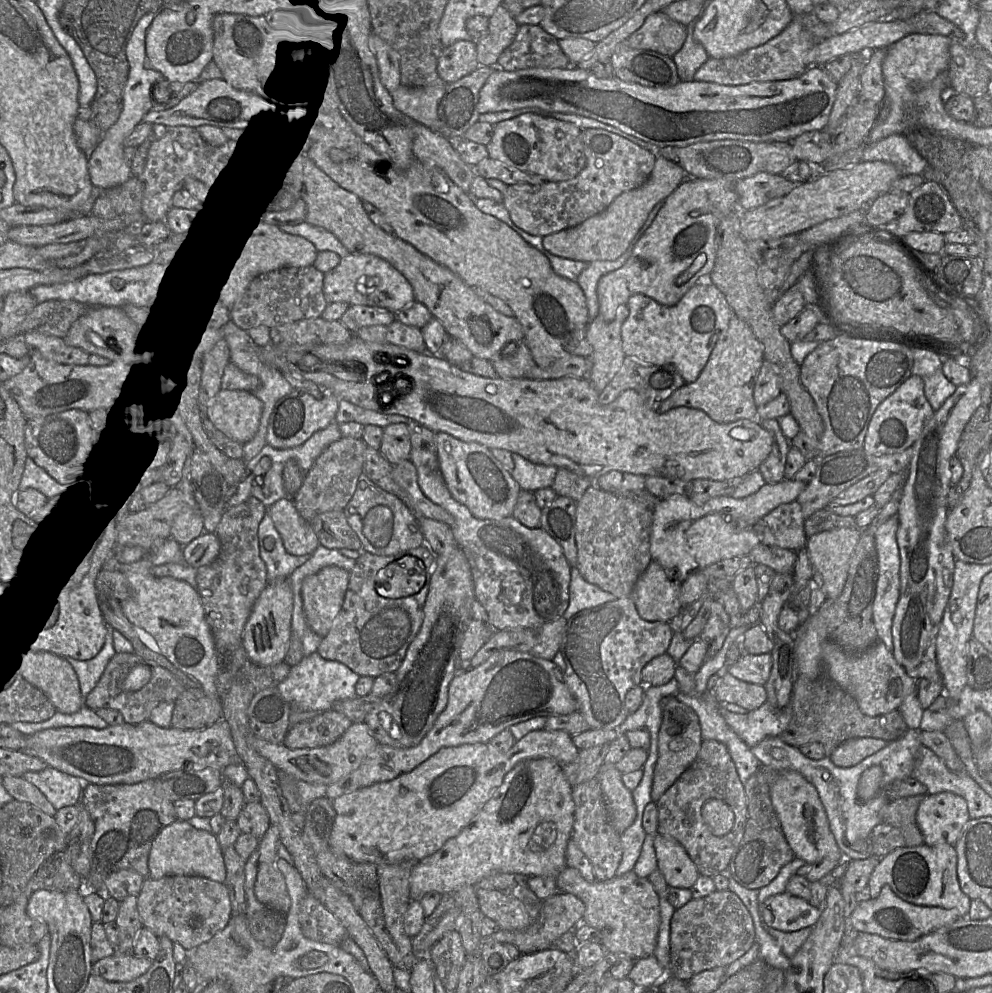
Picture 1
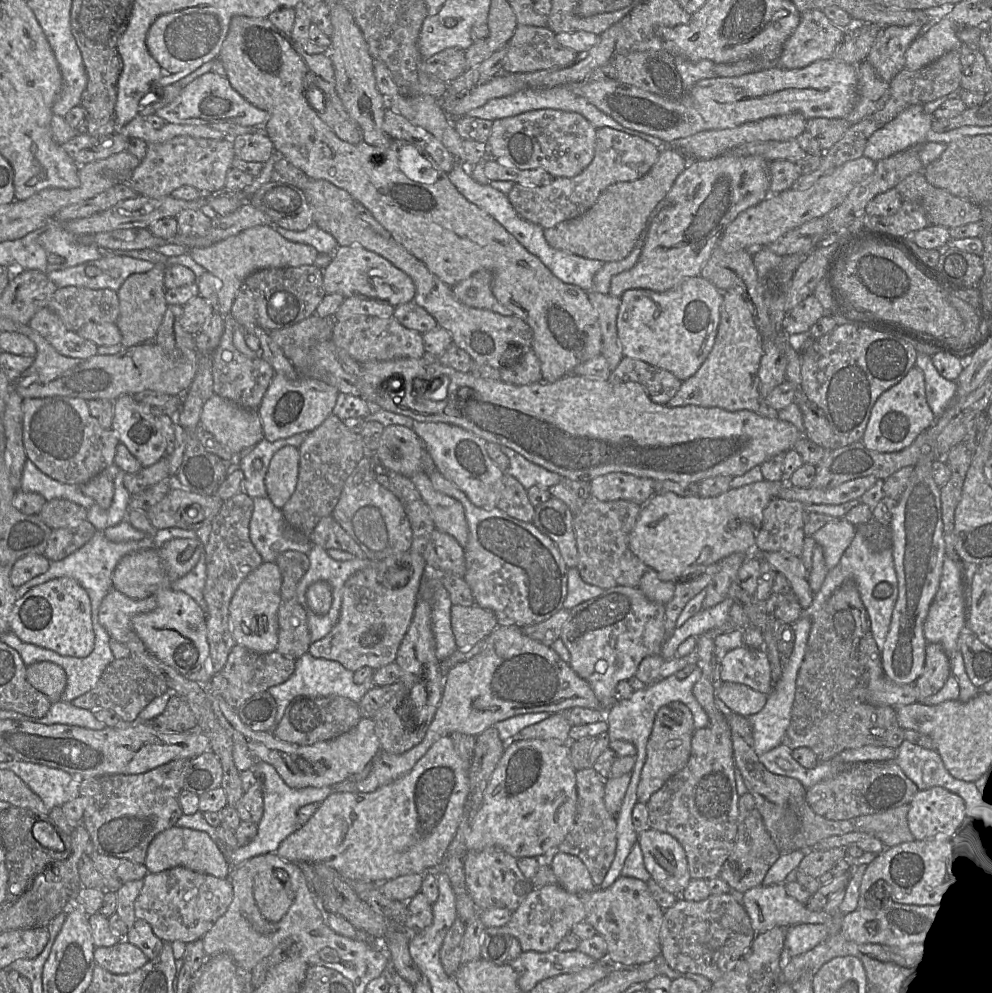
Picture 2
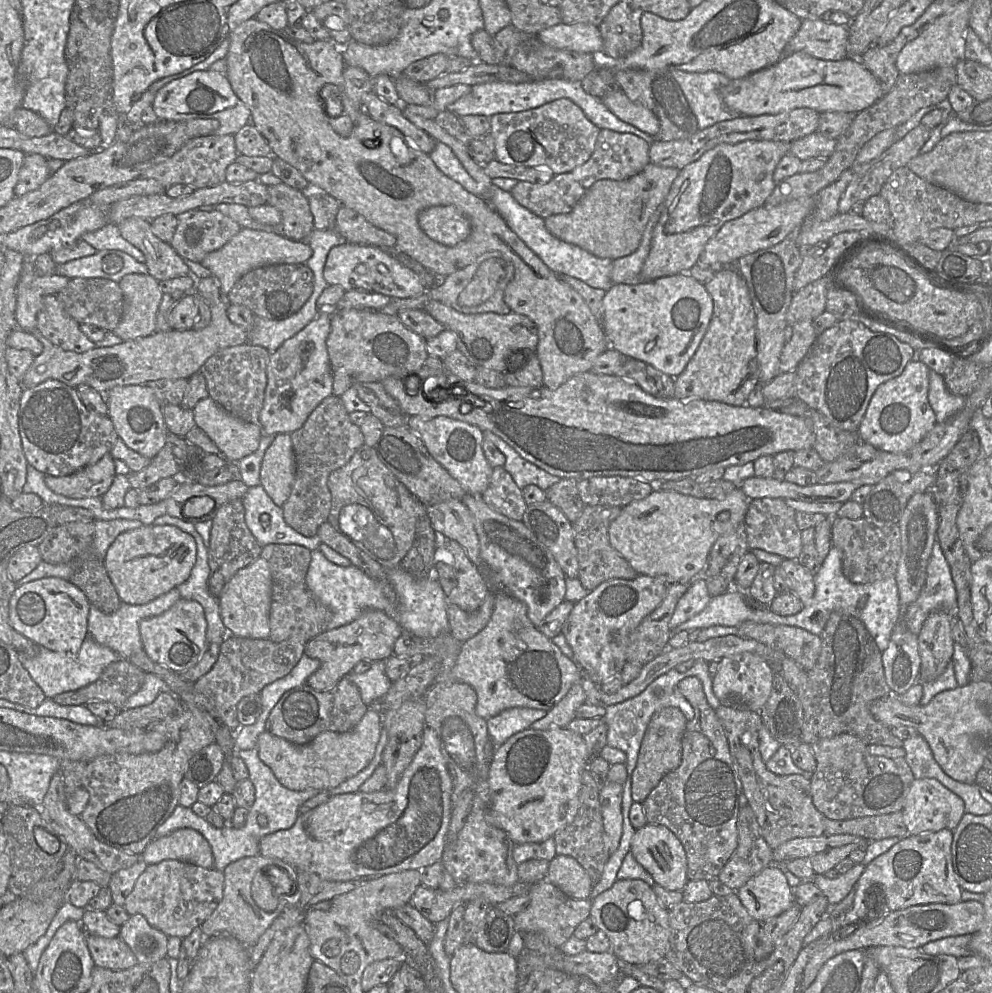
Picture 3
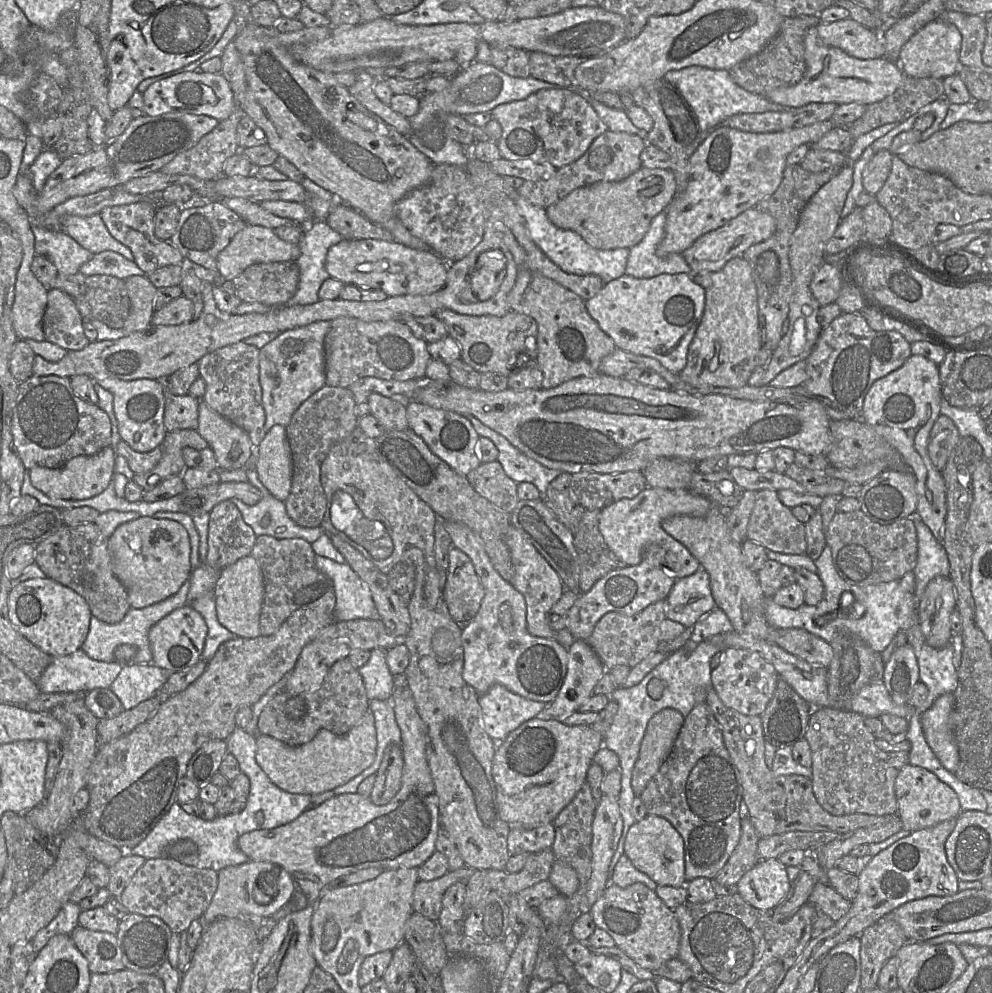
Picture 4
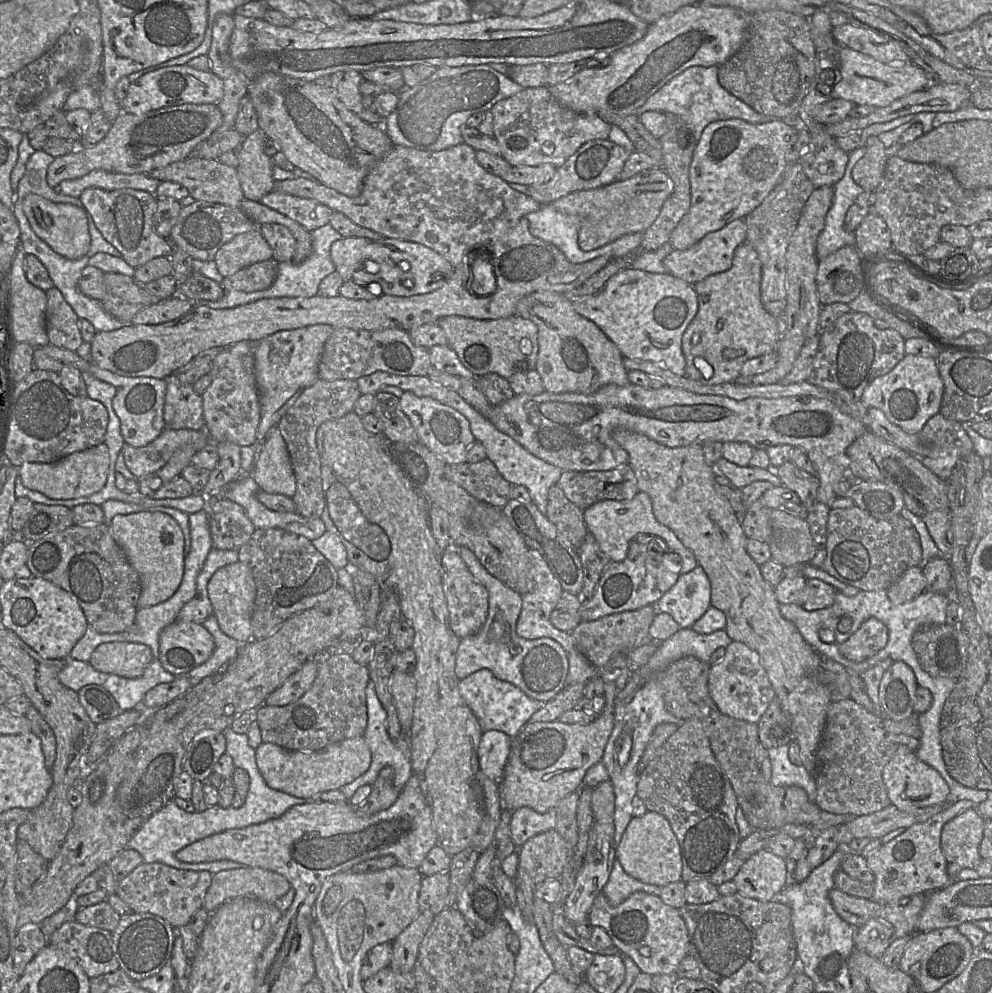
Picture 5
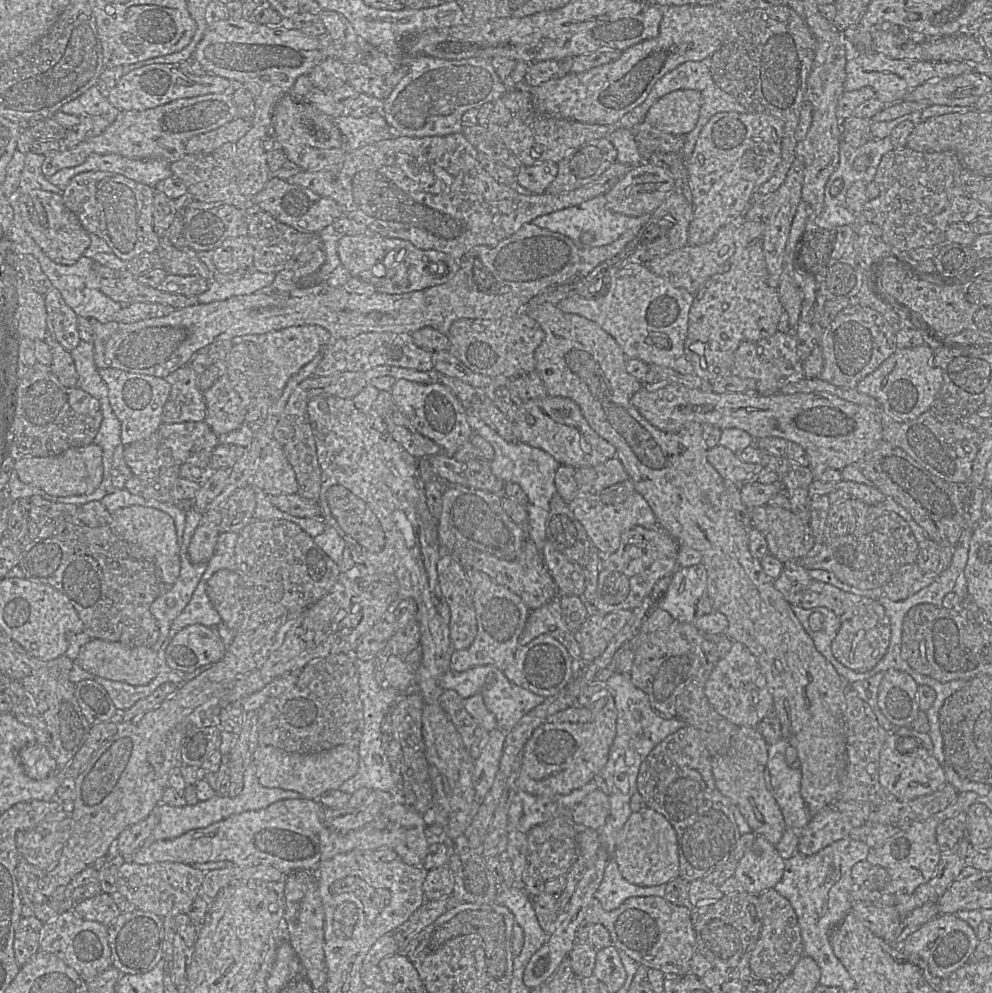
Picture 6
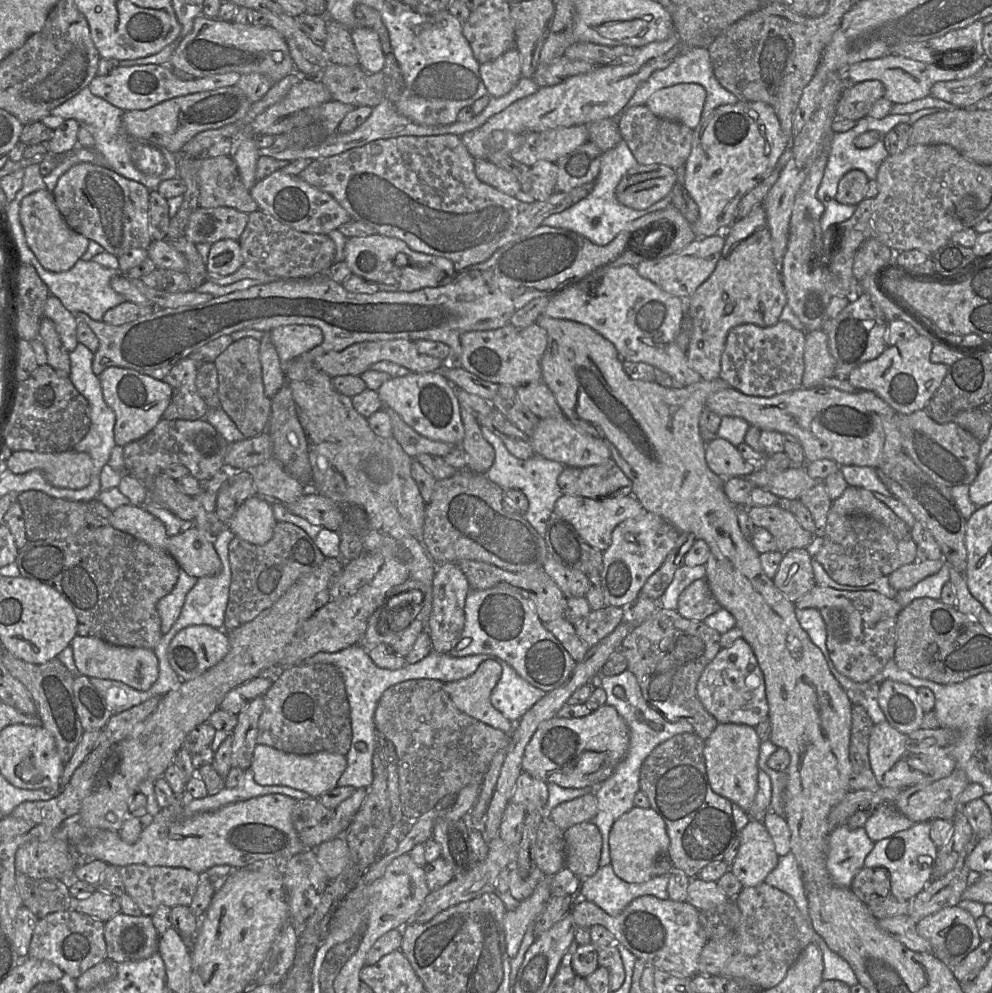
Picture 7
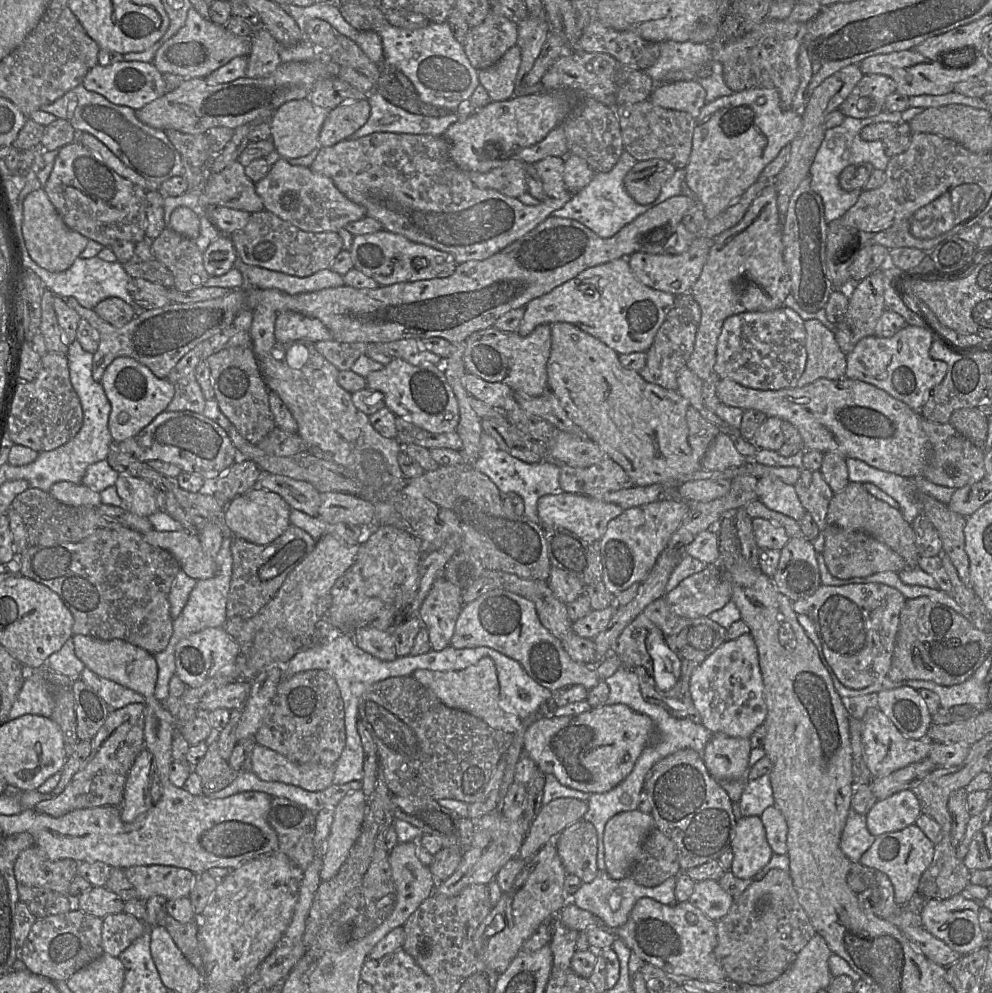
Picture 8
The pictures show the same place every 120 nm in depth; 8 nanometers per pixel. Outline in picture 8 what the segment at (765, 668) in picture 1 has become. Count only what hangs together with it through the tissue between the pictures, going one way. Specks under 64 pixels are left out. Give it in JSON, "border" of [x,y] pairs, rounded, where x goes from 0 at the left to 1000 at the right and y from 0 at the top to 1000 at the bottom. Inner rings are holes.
{"border":[[[756,637],[749,638],[741,645],[732,645],[714,661],[698,677],[695,694],[700,711],[707,721],[707,729],[719,739],[729,738],[738,742],[755,743],[766,729],[771,728],[773,711],[769,682],[763,651]]]}

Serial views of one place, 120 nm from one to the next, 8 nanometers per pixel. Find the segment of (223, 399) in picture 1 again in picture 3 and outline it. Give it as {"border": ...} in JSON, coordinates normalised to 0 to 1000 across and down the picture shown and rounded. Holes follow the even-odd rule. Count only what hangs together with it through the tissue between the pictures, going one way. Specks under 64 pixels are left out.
{"border":[[[212,399],[203,402],[195,415],[199,430],[211,439],[230,465],[240,465],[260,452],[266,438],[263,429],[233,418]]]}

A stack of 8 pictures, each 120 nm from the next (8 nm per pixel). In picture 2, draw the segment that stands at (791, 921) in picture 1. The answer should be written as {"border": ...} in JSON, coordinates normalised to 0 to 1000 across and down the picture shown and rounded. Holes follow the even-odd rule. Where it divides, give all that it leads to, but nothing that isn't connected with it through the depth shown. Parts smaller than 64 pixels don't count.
{"border":[[[791,890],[765,891],[749,899],[749,912],[760,937],[770,939],[781,933],[838,928],[838,920],[818,917],[794,901]]]}

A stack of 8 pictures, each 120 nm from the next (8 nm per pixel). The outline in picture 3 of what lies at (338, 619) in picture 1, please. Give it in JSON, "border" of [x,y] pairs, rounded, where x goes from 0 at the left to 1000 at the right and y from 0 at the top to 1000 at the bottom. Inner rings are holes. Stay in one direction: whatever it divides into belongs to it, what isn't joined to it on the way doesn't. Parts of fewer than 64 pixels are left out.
{"border":[[[372,614],[349,629],[323,637],[313,644],[306,654],[306,660],[323,666],[323,672],[309,684],[308,689],[320,696],[331,696],[346,682],[352,681],[362,666],[388,666],[397,660],[398,647],[406,636],[405,630],[389,617]]]}

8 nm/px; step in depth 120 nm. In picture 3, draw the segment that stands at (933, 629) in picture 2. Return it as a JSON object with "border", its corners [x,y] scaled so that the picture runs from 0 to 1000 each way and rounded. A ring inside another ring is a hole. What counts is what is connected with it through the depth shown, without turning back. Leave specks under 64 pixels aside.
{"border":[[[946,544],[934,569],[932,588],[924,604],[913,615],[911,624],[915,634],[925,640],[932,624],[943,615],[952,615],[961,622],[966,617],[959,573]]]}

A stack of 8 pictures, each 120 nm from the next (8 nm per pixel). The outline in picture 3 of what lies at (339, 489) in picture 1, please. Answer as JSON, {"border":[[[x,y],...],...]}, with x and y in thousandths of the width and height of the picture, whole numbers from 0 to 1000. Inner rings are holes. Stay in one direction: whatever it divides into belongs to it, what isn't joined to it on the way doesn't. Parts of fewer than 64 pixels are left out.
{"border":[[[337,397],[328,401],[311,418],[306,428],[293,437],[298,463],[298,478],[295,491],[290,504],[284,510],[288,527],[308,541],[320,538],[324,528],[330,525],[334,514],[334,495],[331,490],[333,477],[349,468],[358,455],[368,448],[363,430],[353,423],[345,403]]]}

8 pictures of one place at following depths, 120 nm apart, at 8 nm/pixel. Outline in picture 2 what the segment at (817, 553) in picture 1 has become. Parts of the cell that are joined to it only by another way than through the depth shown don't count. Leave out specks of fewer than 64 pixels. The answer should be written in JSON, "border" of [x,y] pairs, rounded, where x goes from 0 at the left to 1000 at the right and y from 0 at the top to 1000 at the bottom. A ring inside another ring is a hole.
{"border":[[[851,522],[832,528],[819,540],[831,556],[833,571],[841,572],[864,537],[864,531]]]}

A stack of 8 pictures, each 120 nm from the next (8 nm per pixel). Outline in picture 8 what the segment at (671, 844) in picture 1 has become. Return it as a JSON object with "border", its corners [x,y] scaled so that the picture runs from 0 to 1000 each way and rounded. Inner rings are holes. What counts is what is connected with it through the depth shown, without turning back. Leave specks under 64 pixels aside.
{"border":[[[644,815],[625,818],[613,826],[609,835],[610,877],[621,886],[634,882],[646,852],[661,834],[656,819]]]}

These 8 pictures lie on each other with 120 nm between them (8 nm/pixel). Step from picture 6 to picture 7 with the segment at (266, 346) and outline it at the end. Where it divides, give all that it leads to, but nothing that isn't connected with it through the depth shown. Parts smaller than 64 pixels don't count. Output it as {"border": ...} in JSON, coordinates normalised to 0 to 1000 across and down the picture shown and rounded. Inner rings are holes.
{"border":[[[294,326],[276,330],[272,340],[282,364],[290,366],[323,347],[326,335],[320,328]]]}

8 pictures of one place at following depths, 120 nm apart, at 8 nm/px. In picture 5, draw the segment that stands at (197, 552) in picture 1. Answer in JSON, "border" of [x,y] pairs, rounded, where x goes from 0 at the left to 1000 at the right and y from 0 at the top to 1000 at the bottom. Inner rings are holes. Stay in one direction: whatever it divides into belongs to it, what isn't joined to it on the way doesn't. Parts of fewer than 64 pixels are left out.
{"border":[[[142,515],[117,519],[111,534],[129,565],[138,575],[142,586],[139,612],[146,612],[170,603],[180,592],[185,579],[186,543],[177,524],[162,516]]]}

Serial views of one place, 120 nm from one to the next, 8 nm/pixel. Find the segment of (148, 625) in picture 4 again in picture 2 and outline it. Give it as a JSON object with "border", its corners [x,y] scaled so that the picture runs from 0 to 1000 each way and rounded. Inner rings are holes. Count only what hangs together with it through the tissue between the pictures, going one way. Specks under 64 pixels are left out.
{"border":[[[113,593],[100,610],[99,624],[112,644],[128,649],[134,641],[138,641],[132,631],[132,623],[136,619],[154,615],[157,610],[155,599],[136,604]]]}

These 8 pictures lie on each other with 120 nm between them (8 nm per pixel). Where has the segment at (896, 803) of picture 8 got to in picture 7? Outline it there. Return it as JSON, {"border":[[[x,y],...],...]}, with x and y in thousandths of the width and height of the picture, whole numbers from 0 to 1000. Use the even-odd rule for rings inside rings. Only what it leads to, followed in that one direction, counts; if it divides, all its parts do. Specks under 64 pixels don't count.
{"border":[[[901,811],[886,813],[874,826],[871,835],[881,848],[893,845],[905,838],[917,835],[921,829]]]}

